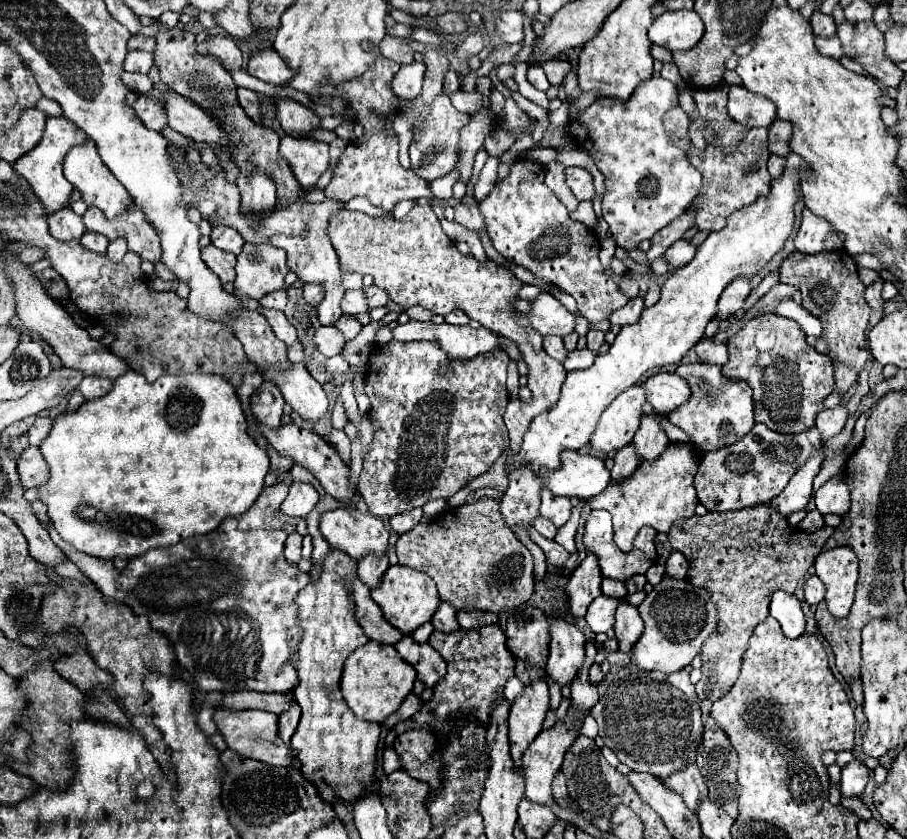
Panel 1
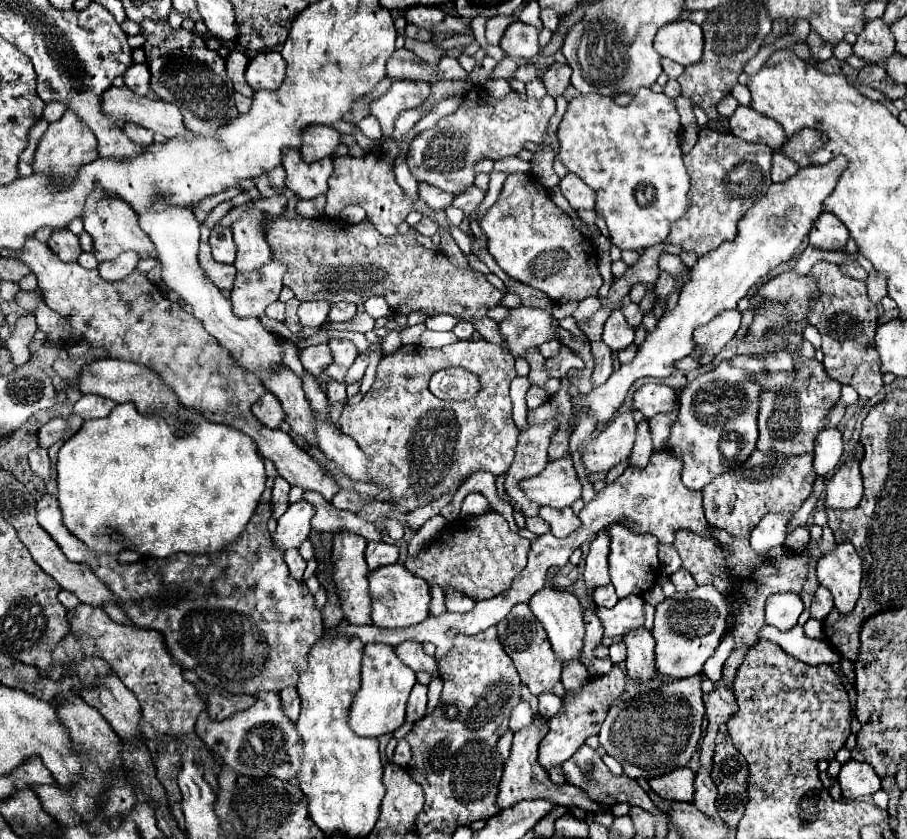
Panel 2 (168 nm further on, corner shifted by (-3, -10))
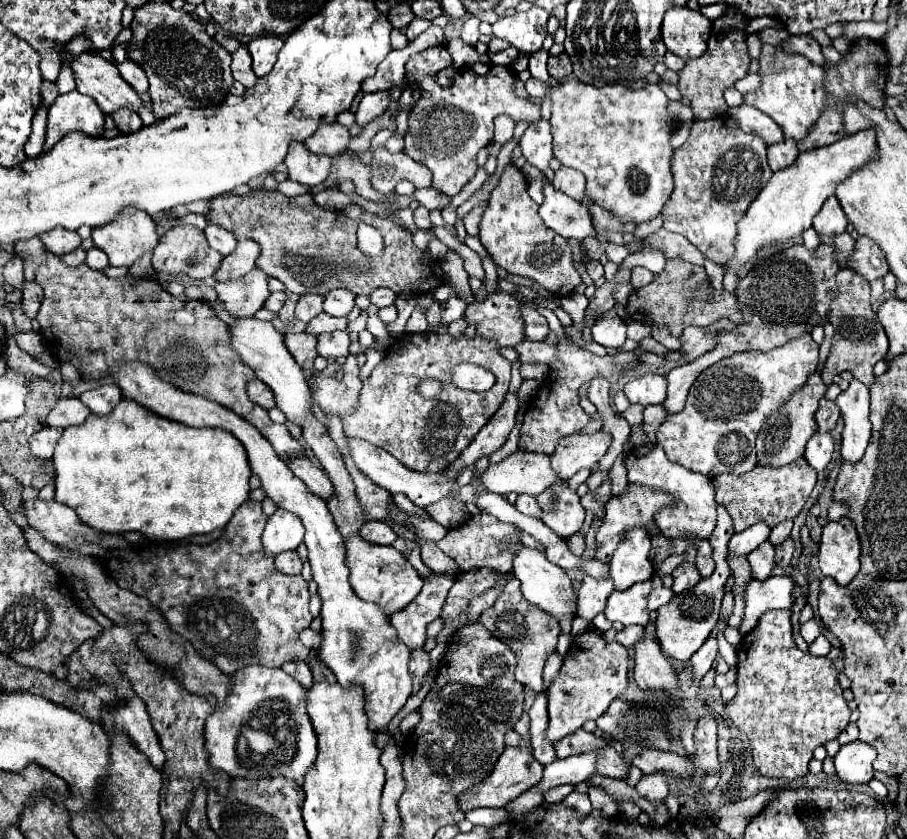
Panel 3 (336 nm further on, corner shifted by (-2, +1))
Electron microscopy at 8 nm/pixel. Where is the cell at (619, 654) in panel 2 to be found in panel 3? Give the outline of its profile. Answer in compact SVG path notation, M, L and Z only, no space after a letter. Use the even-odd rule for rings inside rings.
M627 626L621 632L617 632L615 640L627 648L631 648L633 644L637 644L641 638L645 636L645 628L643 626Z

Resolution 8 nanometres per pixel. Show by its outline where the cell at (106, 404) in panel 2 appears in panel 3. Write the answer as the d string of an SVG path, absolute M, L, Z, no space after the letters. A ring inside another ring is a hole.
M101 384L79 396L79 400L87 404L89 410L97 416L107 416L115 408L115 404L121 402L121 398L121 390L115 384Z

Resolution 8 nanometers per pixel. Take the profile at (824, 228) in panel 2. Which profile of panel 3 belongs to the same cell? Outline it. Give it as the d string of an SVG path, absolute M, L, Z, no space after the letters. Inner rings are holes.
M831 196L821 212L815 216L813 220L813 228L819 232L819 234L827 234L827 236L833 236L833 234L841 234L845 232L847 228L847 216L839 204L839 200L835 196Z

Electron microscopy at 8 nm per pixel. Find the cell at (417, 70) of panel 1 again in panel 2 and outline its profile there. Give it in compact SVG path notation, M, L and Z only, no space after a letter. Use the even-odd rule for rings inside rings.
M394 81L386 95L370 105L372 115L380 121L384 137L392 137L396 115L404 109L420 107L428 97L426 83L422 81Z

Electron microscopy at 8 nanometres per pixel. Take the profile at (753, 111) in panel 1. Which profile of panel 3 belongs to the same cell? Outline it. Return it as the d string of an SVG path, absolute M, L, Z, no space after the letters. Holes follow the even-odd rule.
M737 106L737 108L729 108L729 116L735 120L735 124L749 134L757 134L767 146L777 144L783 140L783 132L781 128L761 110L753 108L753 106Z

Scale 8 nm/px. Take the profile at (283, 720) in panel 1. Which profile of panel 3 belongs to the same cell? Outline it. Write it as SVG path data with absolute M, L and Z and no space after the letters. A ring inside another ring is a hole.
M293 660L293 662L287 662L281 666L287 674L291 674L297 682L301 682L305 688L311 688L313 684L313 676L311 676L311 670L307 666L305 660Z

